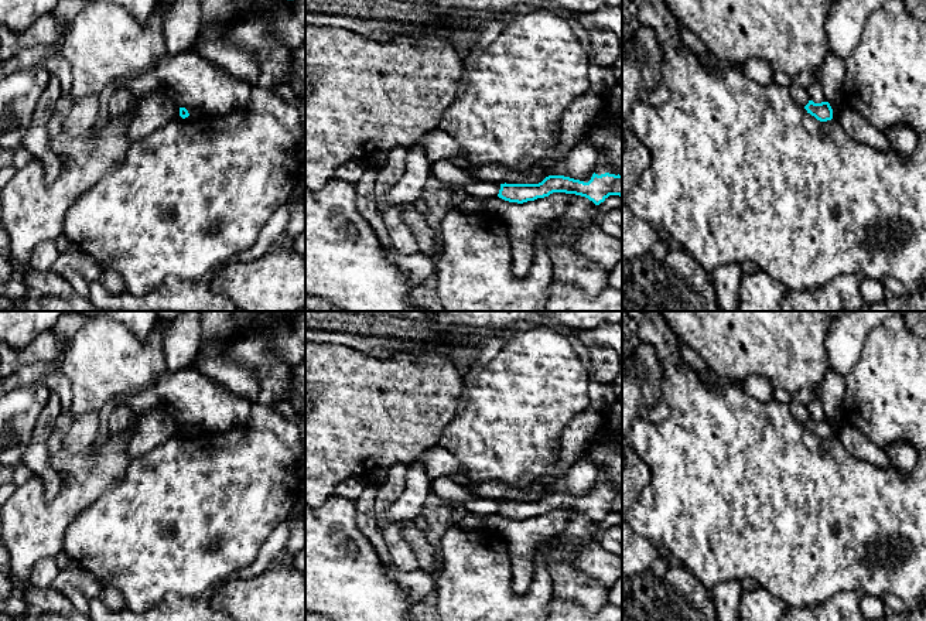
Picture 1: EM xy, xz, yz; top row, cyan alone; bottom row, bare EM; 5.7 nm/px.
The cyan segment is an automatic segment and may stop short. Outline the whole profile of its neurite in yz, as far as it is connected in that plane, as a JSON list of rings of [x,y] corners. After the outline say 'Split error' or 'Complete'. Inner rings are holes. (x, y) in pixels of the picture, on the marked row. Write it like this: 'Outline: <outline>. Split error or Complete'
Outline: [[[809,100],[804,109],[820,122],[833,119],[833,109],[828,102],[814,103],[813,100]]]. Complete

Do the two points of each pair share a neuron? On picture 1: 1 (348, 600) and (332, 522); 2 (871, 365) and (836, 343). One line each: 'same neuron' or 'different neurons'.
1: same neuron
2: different neurons

